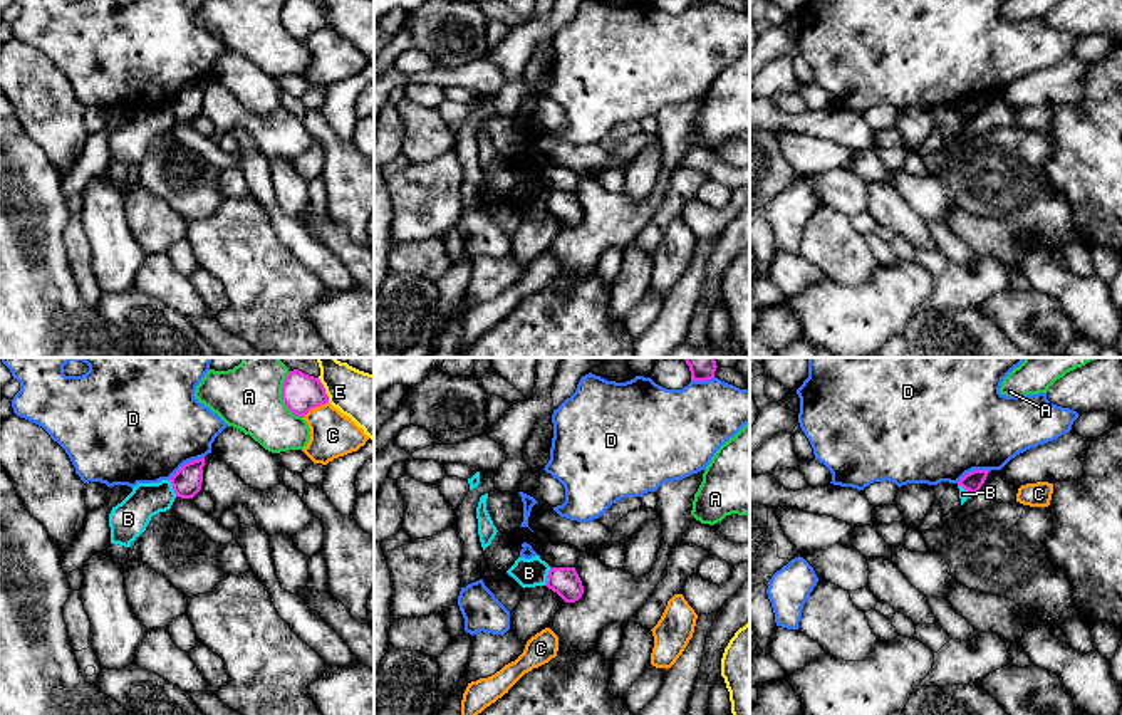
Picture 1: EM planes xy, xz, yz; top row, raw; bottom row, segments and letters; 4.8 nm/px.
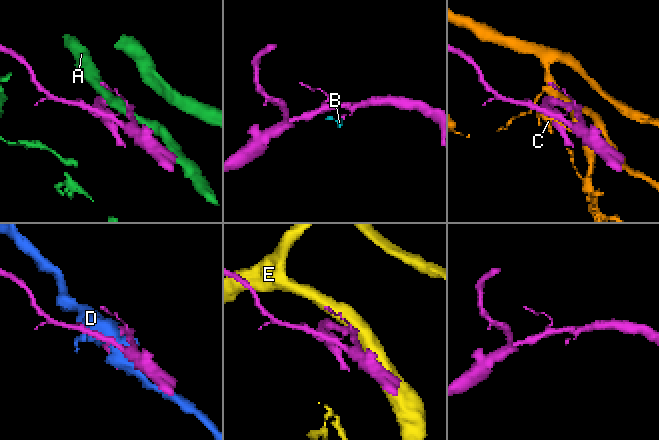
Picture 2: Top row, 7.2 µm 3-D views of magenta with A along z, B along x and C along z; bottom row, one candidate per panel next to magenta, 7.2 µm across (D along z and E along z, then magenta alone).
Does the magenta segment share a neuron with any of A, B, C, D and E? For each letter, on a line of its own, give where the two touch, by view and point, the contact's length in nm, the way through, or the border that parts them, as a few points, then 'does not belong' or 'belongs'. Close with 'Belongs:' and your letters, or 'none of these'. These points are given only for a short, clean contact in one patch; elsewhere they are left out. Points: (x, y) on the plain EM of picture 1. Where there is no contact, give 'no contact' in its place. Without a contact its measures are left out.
A: xy (282, 22) | 220 nm | does not belong
B: xz (547, 200) | 90 nm | along xz (550, 192), (544, 208) | does not belong
C: xy (314, 31) | 150 nm | does not belong
D: xy (185, 88) | 200 nm | does not belong
E: xy (324, 14) | 130 nm | does not belong
Belongs: none of these

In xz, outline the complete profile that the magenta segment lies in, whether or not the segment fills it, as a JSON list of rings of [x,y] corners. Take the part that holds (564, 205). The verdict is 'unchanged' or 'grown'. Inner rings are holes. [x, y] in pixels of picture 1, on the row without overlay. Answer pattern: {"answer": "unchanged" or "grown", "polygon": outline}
{"answer": "unchanged", "polygon": [[[550,191],[545,210],[565,227],[575,227],[584,218],[584,210],[575,191]]]}

